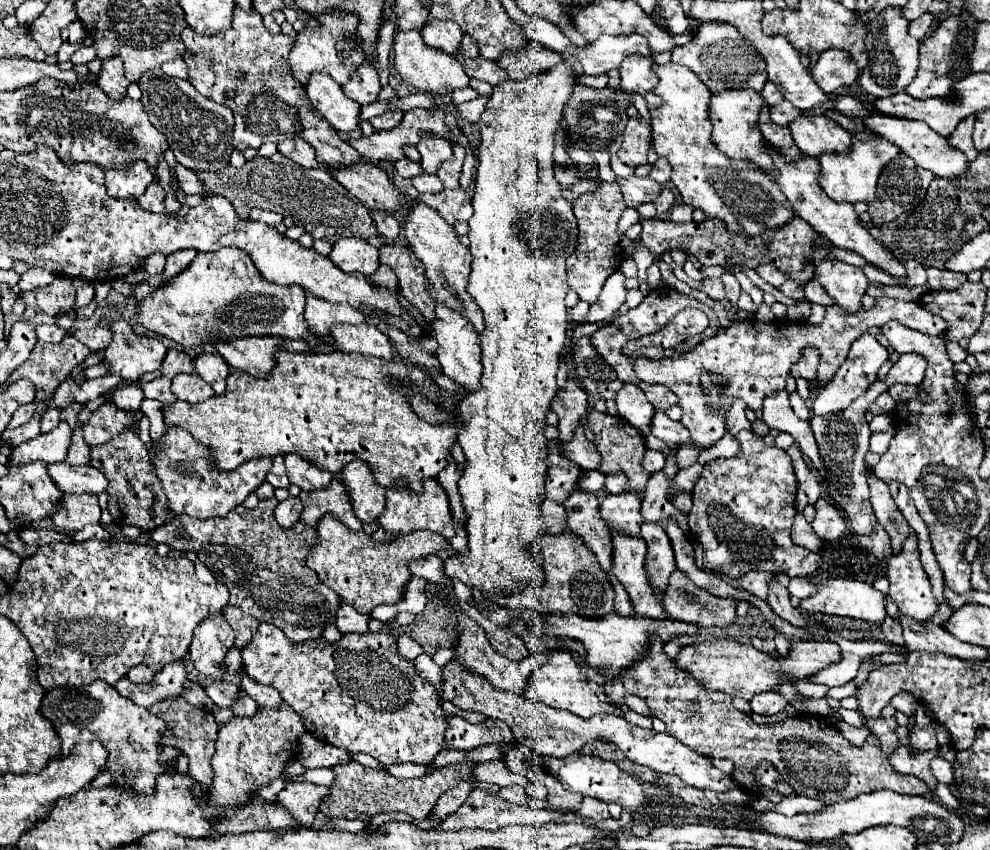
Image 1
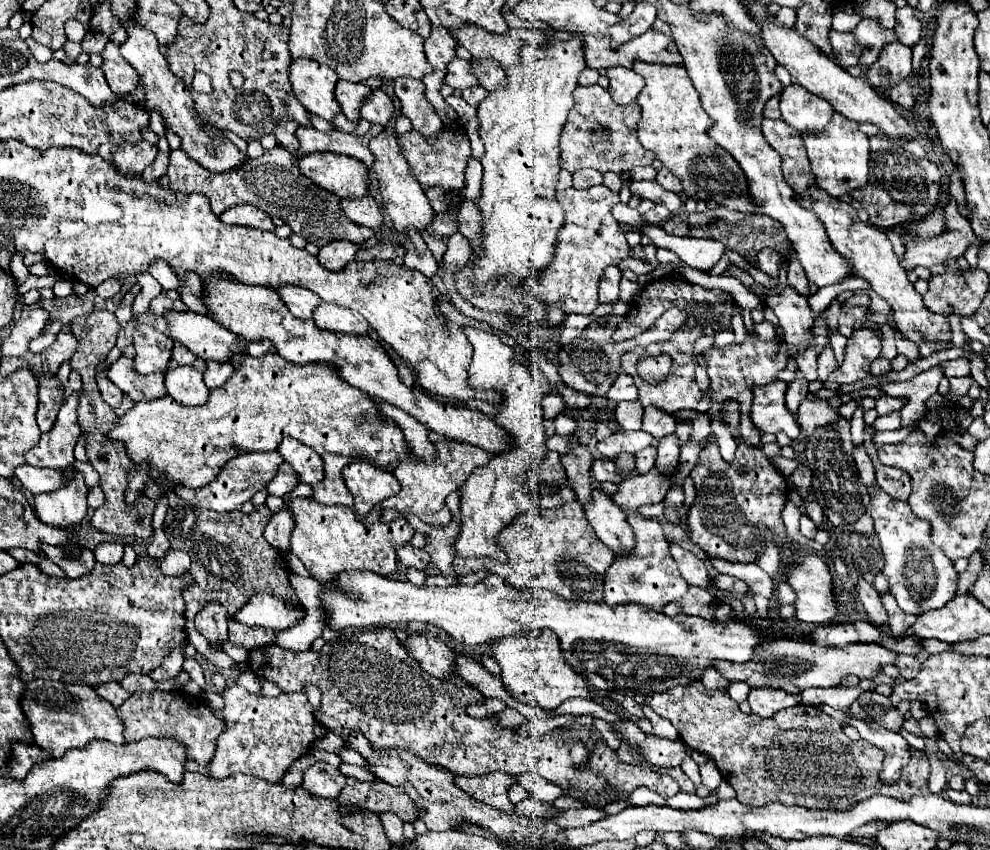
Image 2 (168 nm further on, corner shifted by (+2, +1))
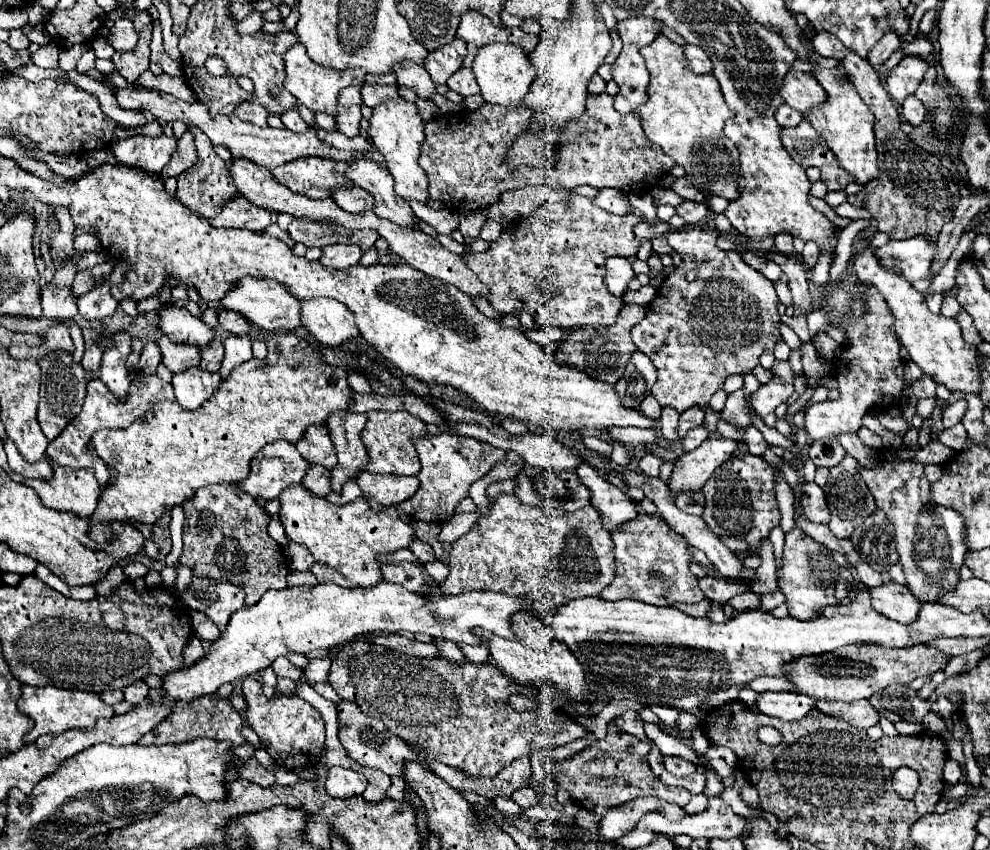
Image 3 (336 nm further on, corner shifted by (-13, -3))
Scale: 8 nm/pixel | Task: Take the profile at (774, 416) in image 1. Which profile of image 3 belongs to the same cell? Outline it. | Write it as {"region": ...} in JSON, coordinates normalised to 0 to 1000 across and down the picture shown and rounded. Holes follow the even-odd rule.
{"region":[[[780,434],[782,444],[778,451],[768,453],[764,462],[758,465],[758,479],[760,484],[770,491],[770,495],[778,502],[784,500],[784,488],[782,481],[792,474],[800,462],[802,462],[802,451],[800,451],[800,436],[790,434]]]}

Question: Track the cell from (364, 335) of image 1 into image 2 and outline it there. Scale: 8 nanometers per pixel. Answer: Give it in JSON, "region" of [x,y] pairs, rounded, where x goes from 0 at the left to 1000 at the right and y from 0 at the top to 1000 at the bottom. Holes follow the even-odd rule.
{"region":[[[324,356],[316,368],[316,378],[322,387],[338,389],[338,392],[355,392],[355,394],[371,394],[373,380],[361,371],[357,364],[348,364],[344,359]]]}

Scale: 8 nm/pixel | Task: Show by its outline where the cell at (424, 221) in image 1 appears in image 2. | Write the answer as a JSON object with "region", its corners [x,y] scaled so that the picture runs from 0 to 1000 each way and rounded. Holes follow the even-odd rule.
{"region":[[[387,154],[383,161],[379,161],[375,166],[373,175],[379,182],[377,201],[381,204],[383,225],[385,225],[387,236],[389,236],[389,248],[391,248],[391,255],[395,258],[399,272],[405,274],[405,276],[411,276],[413,269],[419,269],[421,274],[427,274],[437,262],[439,248],[437,248],[433,234],[431,234],[431,229],[427,227],[425,218],[419,213],[419,208],[415,208],[413,194],[411,194],[411,189],[407,187],[407,182],[403,178],[401,161],[393,159],[391,154]]]}

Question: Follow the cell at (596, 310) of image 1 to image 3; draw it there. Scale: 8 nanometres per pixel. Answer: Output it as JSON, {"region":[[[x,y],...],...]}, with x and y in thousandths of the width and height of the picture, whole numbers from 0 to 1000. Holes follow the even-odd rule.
{"region":[[[614,302],[612,305],[610,333],[618,347],[628,349],[634,338],[634,331],[638,326],[640,326],[640,319],[638,319],[638,312],[634,305],[630,305],[630,302]]]}

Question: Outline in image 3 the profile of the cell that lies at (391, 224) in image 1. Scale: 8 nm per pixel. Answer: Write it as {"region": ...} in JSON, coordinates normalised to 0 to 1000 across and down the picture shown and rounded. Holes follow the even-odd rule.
{"region":[[[358,218],[335,222],[333,232],[339,236],[339,241],[343,241],[343,246],[352,251],[366,251],[370,246],[376,246],[376,229]]]}

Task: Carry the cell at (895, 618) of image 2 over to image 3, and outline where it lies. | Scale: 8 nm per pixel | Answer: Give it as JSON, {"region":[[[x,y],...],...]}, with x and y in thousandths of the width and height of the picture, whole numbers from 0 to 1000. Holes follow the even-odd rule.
{"region":[[[893,684],[891,688],[881,691],[879,707],[887,721],[913,735],[925,728],[925,721],[930,714],[929,707],[921,700],[915,688],[907,688],[903,684]]]}

